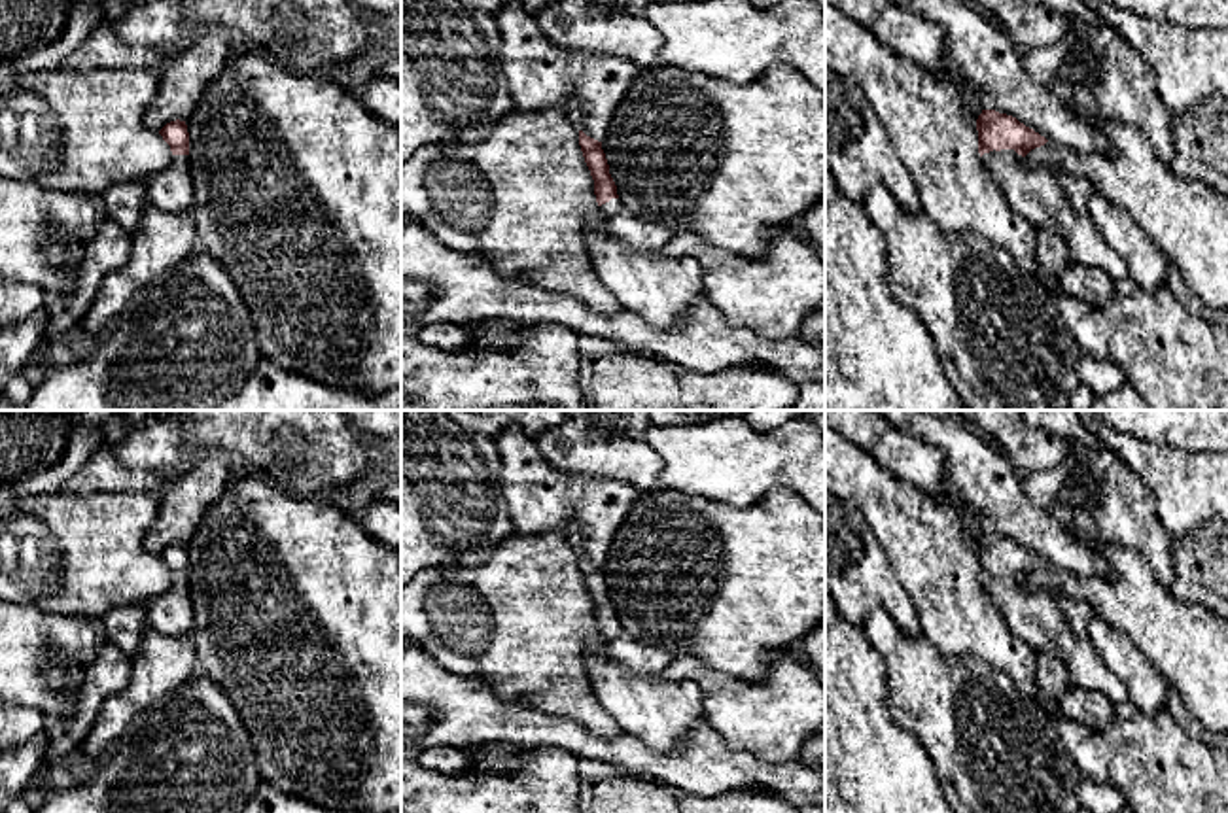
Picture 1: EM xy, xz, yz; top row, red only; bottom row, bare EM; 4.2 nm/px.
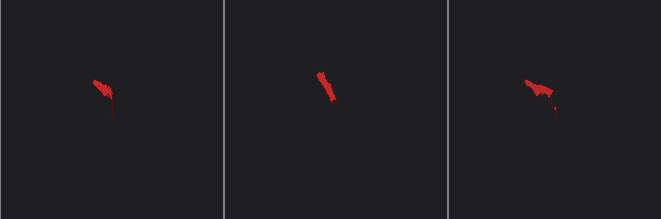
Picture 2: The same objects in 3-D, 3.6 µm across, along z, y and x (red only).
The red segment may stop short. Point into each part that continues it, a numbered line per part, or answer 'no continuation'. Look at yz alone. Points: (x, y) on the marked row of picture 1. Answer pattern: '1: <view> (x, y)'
1: yz (1034, 191)

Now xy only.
1: xy (169, 190)

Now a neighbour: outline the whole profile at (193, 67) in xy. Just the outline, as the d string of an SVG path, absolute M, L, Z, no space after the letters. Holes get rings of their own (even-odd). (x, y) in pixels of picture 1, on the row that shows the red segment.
M216 30L172 49L168 64L159 74L157 93L144 113L148 129L159 132L170 121L185 121L206 87L225 72L231 55Z

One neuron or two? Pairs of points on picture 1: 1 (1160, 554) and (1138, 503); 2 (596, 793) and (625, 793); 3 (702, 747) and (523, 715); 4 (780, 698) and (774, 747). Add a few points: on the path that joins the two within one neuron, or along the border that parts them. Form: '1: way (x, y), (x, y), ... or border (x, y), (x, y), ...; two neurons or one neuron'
1: way (1151, 541), (1138, 526), (1138, 517); one neuron
2: way (604, 793), (617, 793); one neuron
3: way (657, 762), (625, 751), (591, 747), (568, 734); one neuron
4: way (780, 709), (774, 719), (774, 736); one neuron

